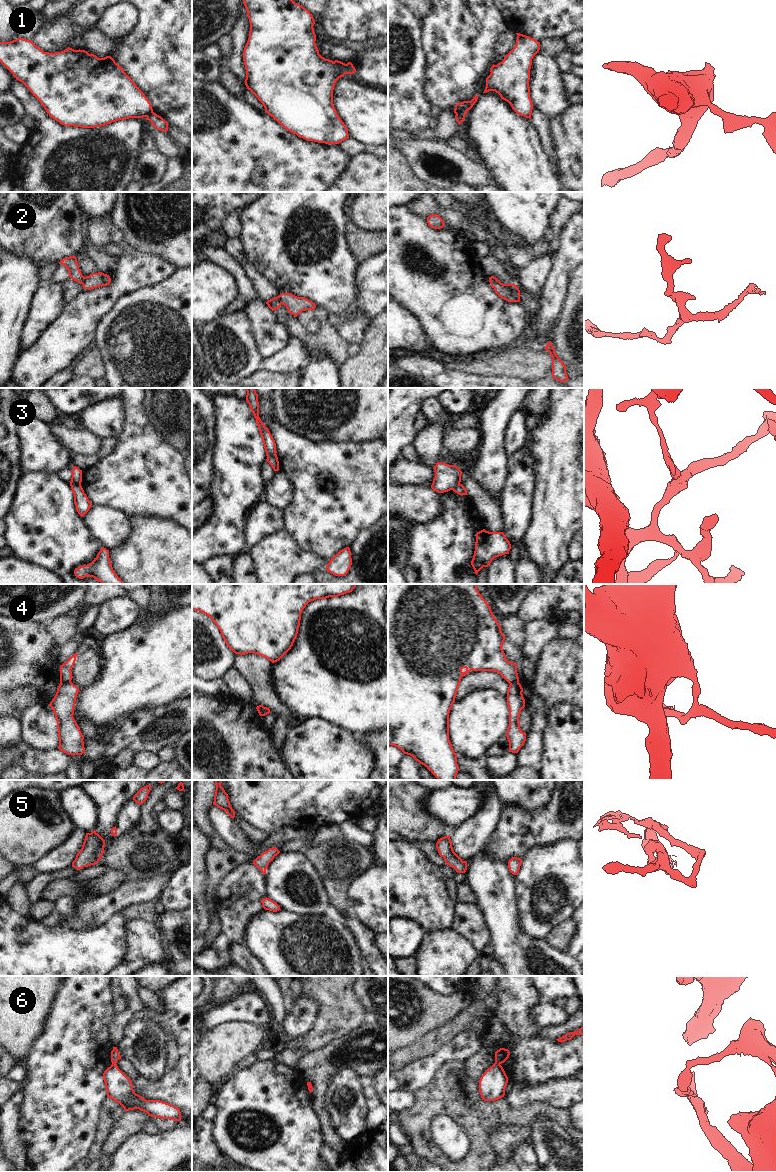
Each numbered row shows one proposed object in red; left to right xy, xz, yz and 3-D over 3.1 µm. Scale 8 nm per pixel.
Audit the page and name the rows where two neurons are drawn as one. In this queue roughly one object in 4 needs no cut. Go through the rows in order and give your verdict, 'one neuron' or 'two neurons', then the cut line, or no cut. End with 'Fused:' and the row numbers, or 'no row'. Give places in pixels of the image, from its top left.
1: two neurons; cut in xz along (345, 64), (347, 73)
2: two neurons; cut in xz along (278, 296), (281, 303)
3: two neurons; cut in xy along (80, 484), (71, 486)
4: two neurons; cut in xy along (70, 681), (60, 683)
5: one neuron; no cut
6: two neurons; cut in yz along (495, 1061), (499, 1064)
Fused: 1, 2, 3, 4, 6

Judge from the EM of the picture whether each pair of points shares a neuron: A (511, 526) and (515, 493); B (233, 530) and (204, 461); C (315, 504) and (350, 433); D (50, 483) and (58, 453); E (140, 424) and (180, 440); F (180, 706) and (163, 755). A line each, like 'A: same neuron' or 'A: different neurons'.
A: same neuron
B: different neurons
C: different neurons
D: different neurons
E: different neurons
F: different neurons

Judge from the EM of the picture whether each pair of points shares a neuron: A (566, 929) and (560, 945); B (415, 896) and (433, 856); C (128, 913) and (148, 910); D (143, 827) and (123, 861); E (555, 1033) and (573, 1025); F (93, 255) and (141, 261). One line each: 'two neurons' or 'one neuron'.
A: one neuron
B: two neurons
C: one neuron
D: one neuron
E: one neuron
F: two neurons

